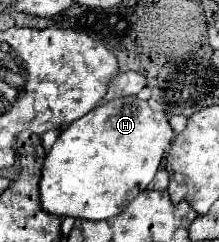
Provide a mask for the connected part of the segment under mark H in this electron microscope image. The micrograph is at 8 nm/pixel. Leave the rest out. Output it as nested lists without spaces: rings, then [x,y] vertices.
[[[125,96],[99,104],[83,118],[71,122],[61,132],[53,148],[47,152],[39,182],[43,210],[57,216],[73,216],[87,220],[105,220],[119,214],[123,210],[123,204],[133,200],[155,178],[157,168],[173,140],[173,134],[175,132],[169,124],[167,112],[153,110],[147,100],[141,100],[137,96]]]

